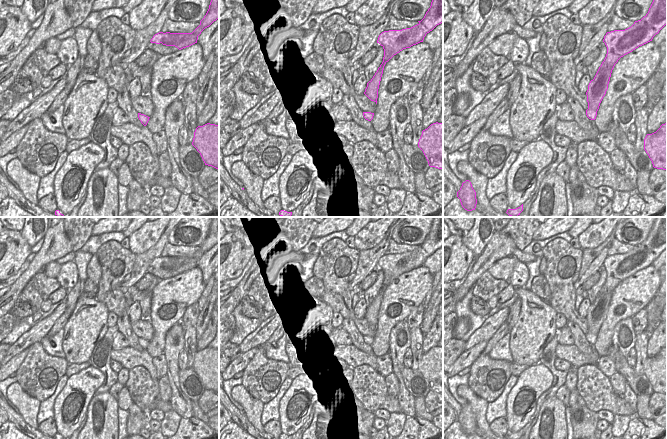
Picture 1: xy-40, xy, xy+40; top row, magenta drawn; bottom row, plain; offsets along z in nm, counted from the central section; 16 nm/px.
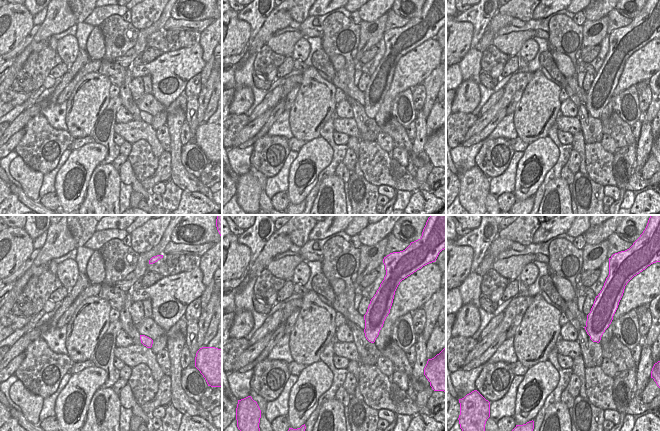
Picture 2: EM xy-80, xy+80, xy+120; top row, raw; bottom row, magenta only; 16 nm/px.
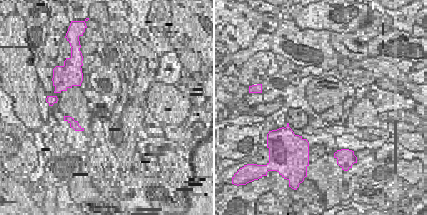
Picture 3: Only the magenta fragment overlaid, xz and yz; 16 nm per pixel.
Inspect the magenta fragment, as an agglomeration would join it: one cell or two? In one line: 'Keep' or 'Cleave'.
Keep

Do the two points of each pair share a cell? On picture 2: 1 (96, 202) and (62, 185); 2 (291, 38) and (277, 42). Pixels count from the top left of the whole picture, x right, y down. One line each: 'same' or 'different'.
1: different
2: same

